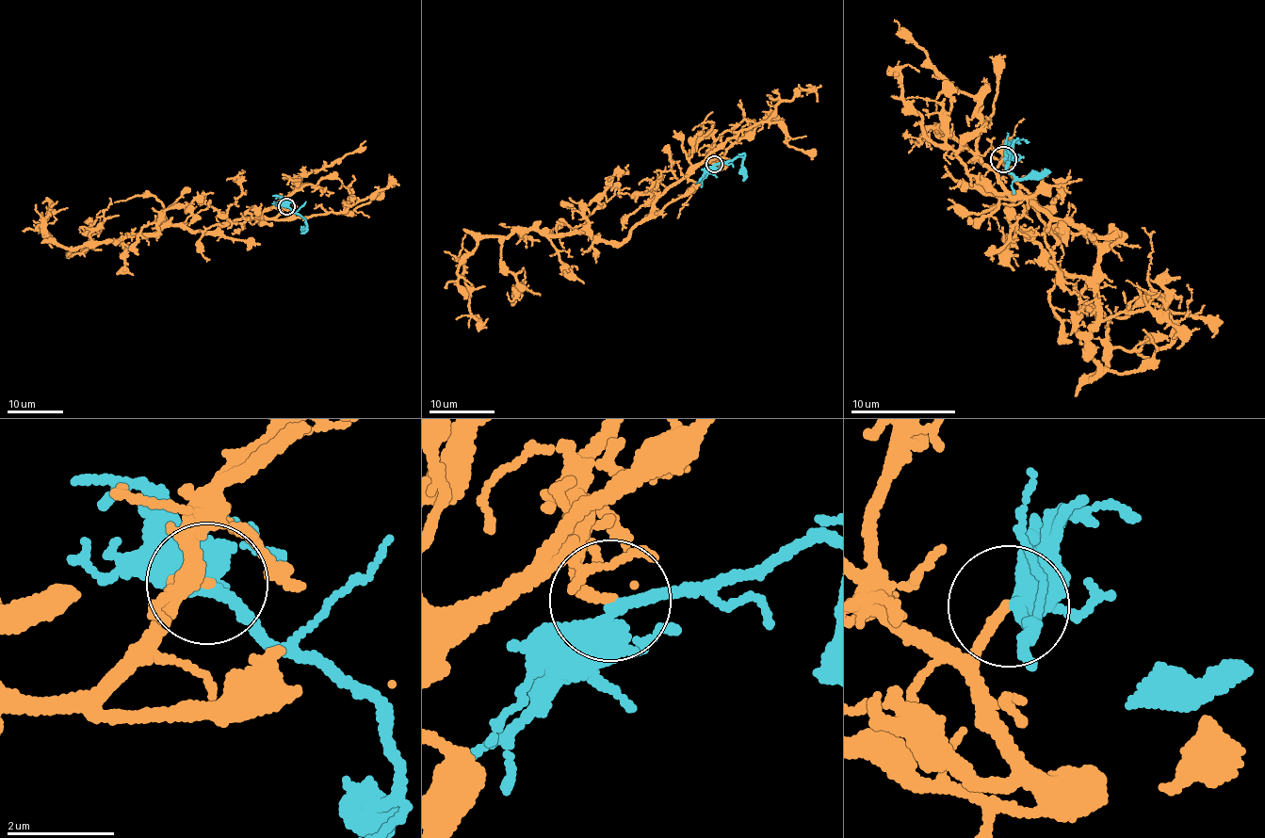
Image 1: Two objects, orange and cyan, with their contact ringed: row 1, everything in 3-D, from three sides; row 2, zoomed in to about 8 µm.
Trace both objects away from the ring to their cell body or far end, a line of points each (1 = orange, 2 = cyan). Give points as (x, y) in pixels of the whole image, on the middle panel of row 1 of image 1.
1: (714, 163), (690, 169), (619, 244), (517, 228), (484, 235), (462, 263), (469, 313), (487, 318)
2: (714, 163), (733, 160), (737, 156), (743, 158), (742, 181)

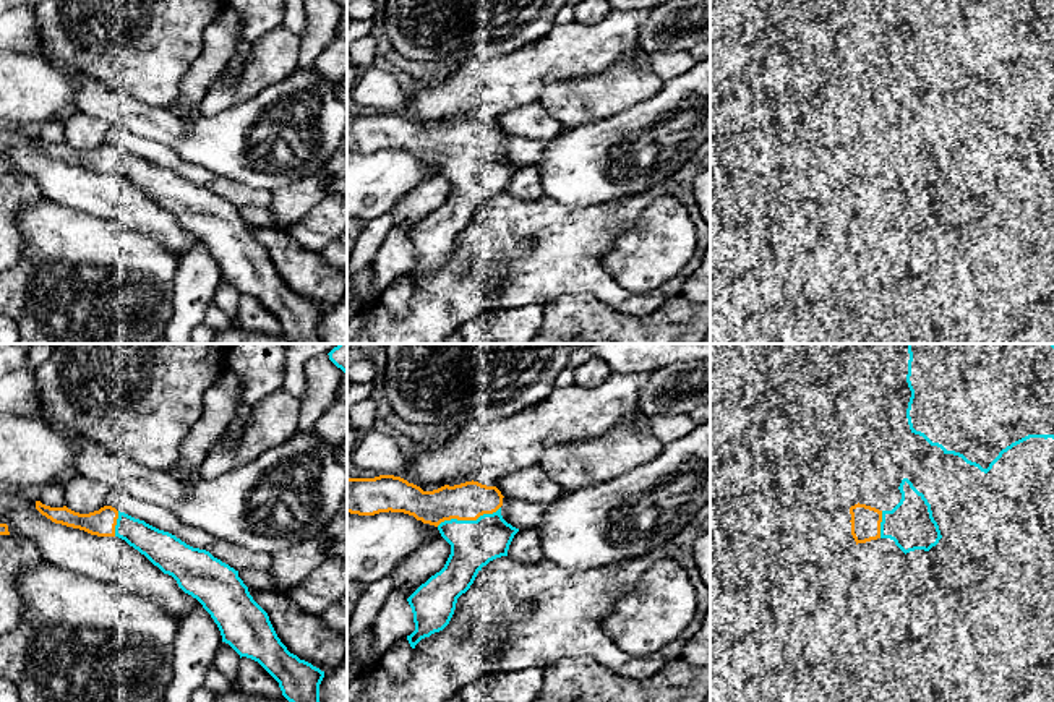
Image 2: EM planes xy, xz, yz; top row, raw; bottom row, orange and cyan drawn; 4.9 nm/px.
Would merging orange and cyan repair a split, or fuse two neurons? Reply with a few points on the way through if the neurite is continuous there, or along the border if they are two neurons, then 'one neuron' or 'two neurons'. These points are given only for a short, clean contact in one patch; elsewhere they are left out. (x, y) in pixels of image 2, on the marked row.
one neuron

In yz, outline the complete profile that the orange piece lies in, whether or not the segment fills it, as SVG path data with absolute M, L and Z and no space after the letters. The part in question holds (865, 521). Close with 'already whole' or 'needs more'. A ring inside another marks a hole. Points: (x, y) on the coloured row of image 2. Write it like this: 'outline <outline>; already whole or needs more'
outline M908 478L902 480L898 490L902 499L892 511L879 511L859 503L850 507L856 545L890 538L906 554L915 550L929 551L939 543L942 535L924 494Z; needs more

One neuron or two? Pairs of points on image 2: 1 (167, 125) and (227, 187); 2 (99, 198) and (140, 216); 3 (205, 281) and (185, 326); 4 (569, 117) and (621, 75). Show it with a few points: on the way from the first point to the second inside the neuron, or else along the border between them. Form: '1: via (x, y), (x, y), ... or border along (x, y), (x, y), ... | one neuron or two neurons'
1: border along (218, 177), (257, 187) | two neurons
2: via (109, 198), (117, 198), (130, 206) | one neuron
3: via (193, 292), (188, 300), (187, 315) | one neuron
4: via (581, 104), (600, 96), (608, 88) | one neuron

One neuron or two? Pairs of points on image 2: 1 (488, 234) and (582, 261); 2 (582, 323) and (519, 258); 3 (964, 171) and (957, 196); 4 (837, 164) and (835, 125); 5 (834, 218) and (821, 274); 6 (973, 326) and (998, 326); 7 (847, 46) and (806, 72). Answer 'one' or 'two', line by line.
1: one
2: two
3: two
4: two
5: one
6: one
7: one

